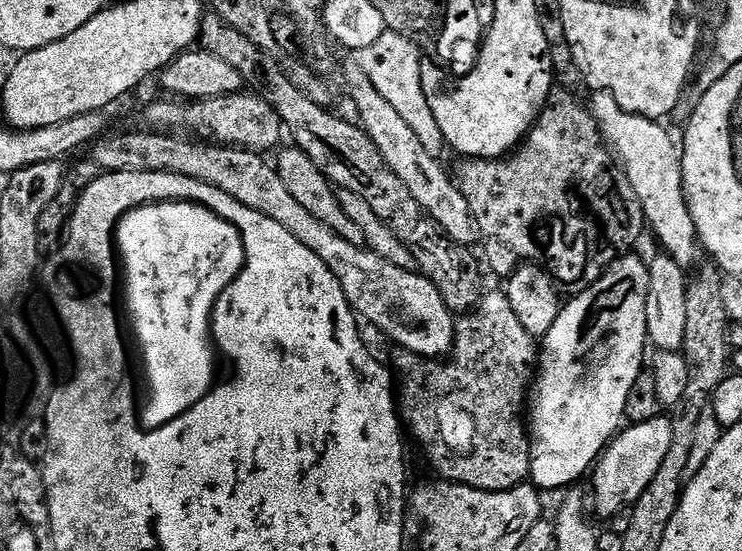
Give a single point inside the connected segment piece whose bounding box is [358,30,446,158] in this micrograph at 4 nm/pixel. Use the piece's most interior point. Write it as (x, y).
(393, 64)

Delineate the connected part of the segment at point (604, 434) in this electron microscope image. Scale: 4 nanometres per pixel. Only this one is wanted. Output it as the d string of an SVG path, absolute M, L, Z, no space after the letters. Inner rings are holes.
M636 254L621 255L601 272L585 292L579 292L561 307L554 326L550 326L542 338L538 367L534 372L534 387L526 404L530 480L537 489L564 490L575 485L572 483L579 476L587 477L601 452L621 431L626 420L626 398L630 398L630 386L634 386L645 367L644 347L647 349L650 344L646 326L647 293L648 264L640 261Z

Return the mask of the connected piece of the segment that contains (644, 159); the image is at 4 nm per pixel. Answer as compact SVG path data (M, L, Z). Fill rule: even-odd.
M615 106L607 107L593 107L591 114L600 127L605 145L618 161L624 177L630 182L642 206L647 227L656 231L656 236L664 247L661 249L667 256L674 258L674 262L678 262L678 266L685 270L691 269L697 263L696 255L701 255L702 245L684 197L684 175L680 165L682 152L677 141L676 144L672 141L672 136L663 128L663 123L635 116Z

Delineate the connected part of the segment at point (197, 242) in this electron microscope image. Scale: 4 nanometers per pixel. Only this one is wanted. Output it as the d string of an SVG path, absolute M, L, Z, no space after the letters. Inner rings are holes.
M200 202L160 203L131 208L120 219L114 241L122 265L122 296L124 288L128 312L132 315L132 328L136 331L140 352L144 355L144 376L152 391L148 401L142 404L142 424L145 429L159 428L178 418L212 391L217 379L212 311L224 288L230 286L230 282L234 282L236 275L244 268L244 243L239 230L222 219L215 210Z

